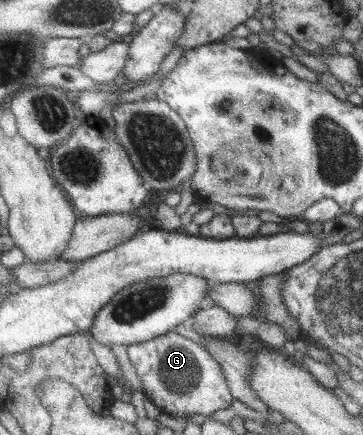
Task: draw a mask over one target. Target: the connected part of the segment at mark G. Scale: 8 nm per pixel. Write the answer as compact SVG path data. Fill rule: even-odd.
M168 332L141 344L128 345L125 351L140 380L141 393L169 416L184 418L196 413L209 417L232 403L220 364L190 339Z

